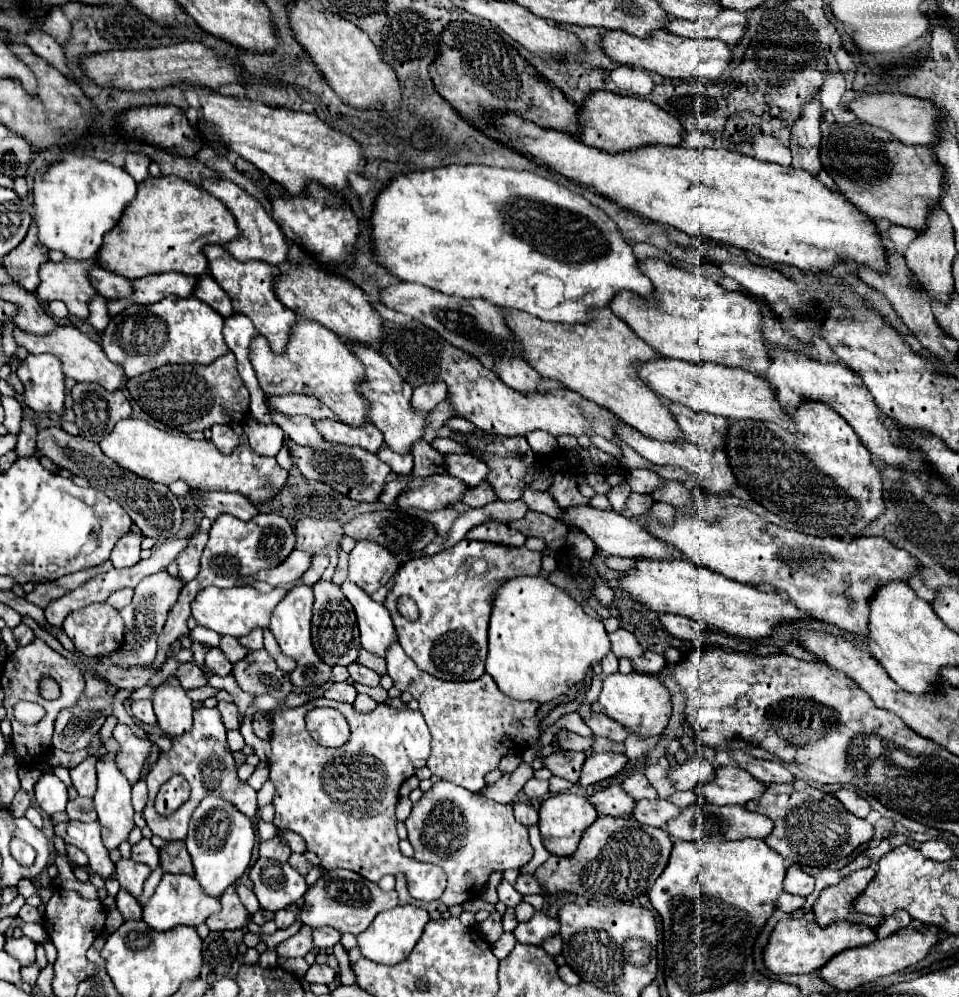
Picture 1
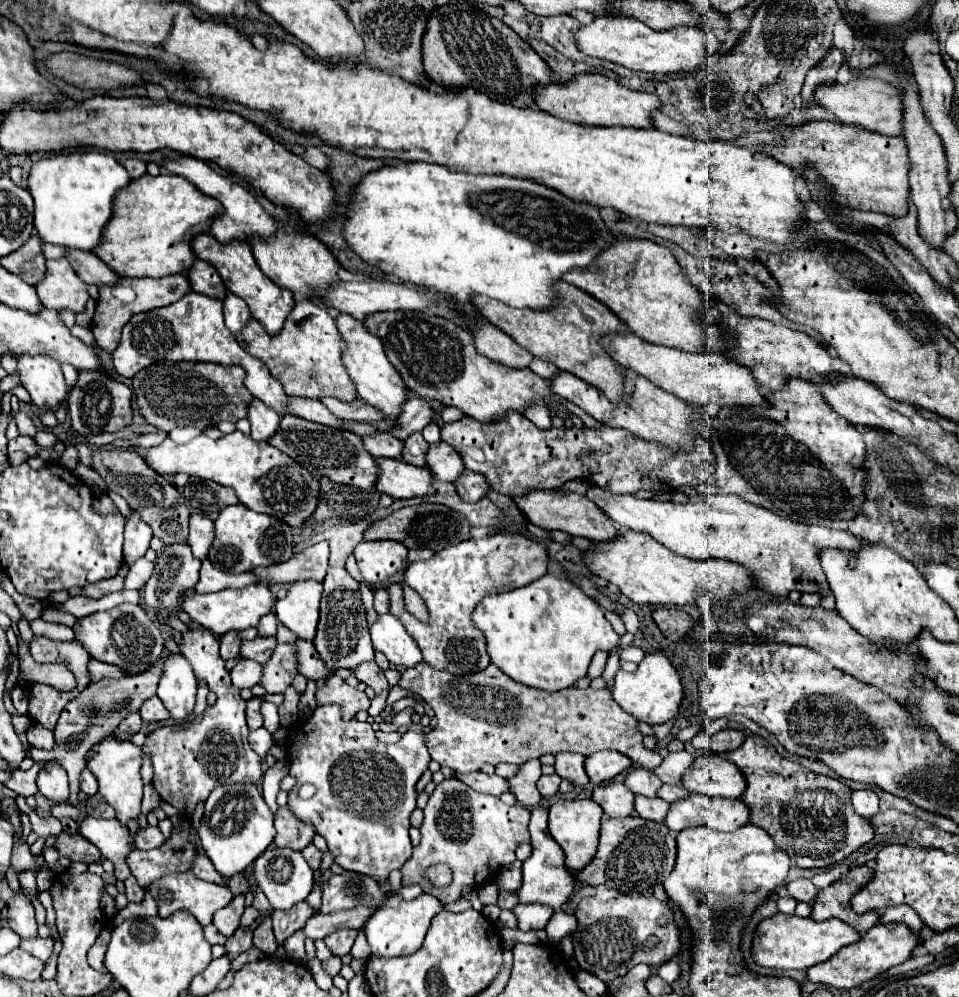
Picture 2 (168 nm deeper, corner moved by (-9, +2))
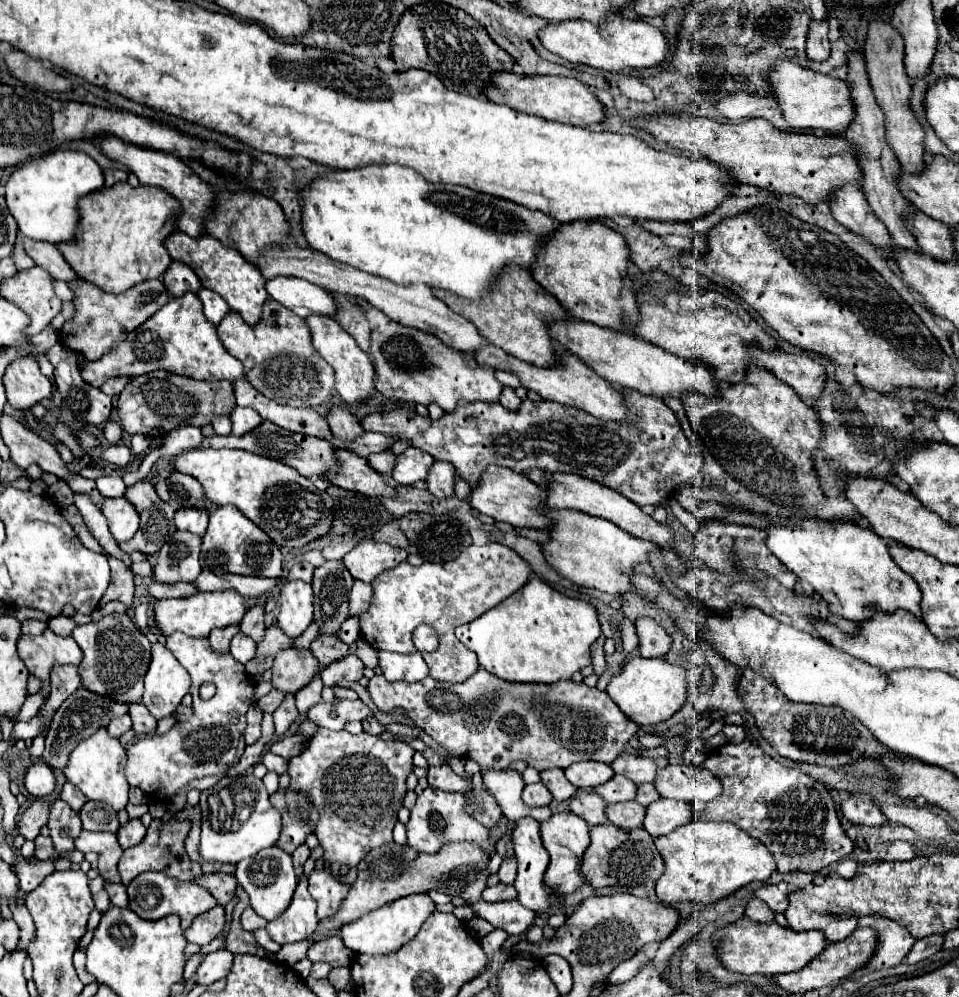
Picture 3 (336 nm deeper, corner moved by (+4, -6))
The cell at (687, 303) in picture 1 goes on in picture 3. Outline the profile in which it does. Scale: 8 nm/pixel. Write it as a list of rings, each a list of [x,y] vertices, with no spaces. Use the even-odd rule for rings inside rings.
[[[572,222],[564,224],[564,234],[540,254],[532,276],[558,298],[570,316],[616,332],[630,332],[638,322],[638,300],[628,266],[630,250],[622,234],[600,222]]]

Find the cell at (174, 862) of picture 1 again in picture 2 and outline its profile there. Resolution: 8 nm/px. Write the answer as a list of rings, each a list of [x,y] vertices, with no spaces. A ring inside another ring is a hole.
[[[197,856],[197,862],[193,864],[193,870],[191,870],[191,872],[193,872],[197,878],[201,878],[201,880],[215,882],[215,884],[223,884],[223,886],[227,886],[227,882],[231,880],[231,878],[221,878],[221,874],[217,874],[215,866],[209,862],[207,856]]]

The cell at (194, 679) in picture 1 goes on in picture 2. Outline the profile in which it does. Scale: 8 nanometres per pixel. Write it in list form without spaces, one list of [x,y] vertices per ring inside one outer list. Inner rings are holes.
[[[189,630],[183,632],[181,636],[181,654],[193,664],[195,676],[199,680],[205,680],[207,688],[213,690],[217,694],[217,704],[207,708],[201,716],[201,722],[187,726],[187,728],[179,728],[179,726],[161,726],[157,730],[153,730],[151,734],[147,734],[145,744],[143,744],[143,752],[151,758],[153,764],[153,786],[159,792],[159,796],[177,806],[177,810],[181,814],[191,816],[197,802],[207,800],[209,792],[217,786],[217,784],[229,784],[229,782],[259,782],[261,780],[261,758],[251,750],[247,736],[249,736],[249,728],[245,722],[245,700],[241,698],[241,690],[233,686],[229,670],[225,668],[225,660],[221,660],[219,656],[219,640],[207,632],[207,630]]]

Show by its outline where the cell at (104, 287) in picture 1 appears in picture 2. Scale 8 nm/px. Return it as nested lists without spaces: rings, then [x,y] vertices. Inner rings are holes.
[[[65,248],[65,258],[73,266],[79,278],[83,278],[85,284],[115,284],[119,276],[105,264],[101,262],[93,252],[83,252],[83,250],[69,250]]]

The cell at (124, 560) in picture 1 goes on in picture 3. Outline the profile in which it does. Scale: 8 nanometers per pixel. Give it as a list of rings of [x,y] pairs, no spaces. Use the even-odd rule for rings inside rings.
[[[102,496],[100,510],[108,520],[108,528],[110,528],[112,538],[118,544],[128,542],[136,534],[140,518],[138,518],[134,506],[130,506],[130,502],[126,498],[104,498]]]

